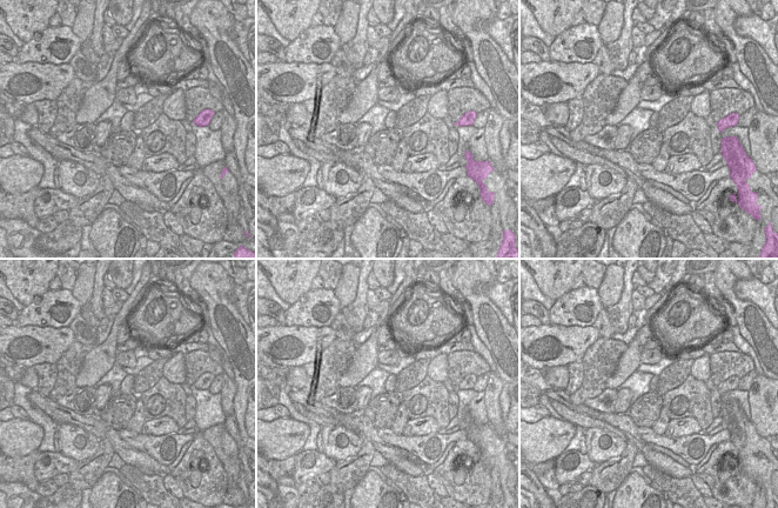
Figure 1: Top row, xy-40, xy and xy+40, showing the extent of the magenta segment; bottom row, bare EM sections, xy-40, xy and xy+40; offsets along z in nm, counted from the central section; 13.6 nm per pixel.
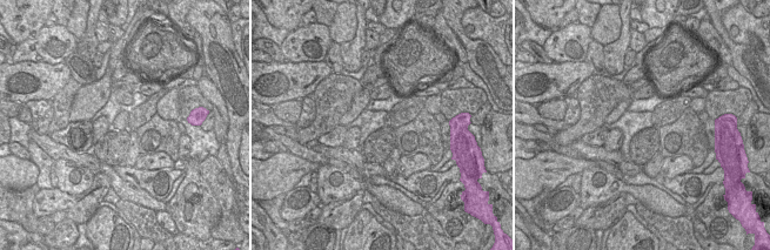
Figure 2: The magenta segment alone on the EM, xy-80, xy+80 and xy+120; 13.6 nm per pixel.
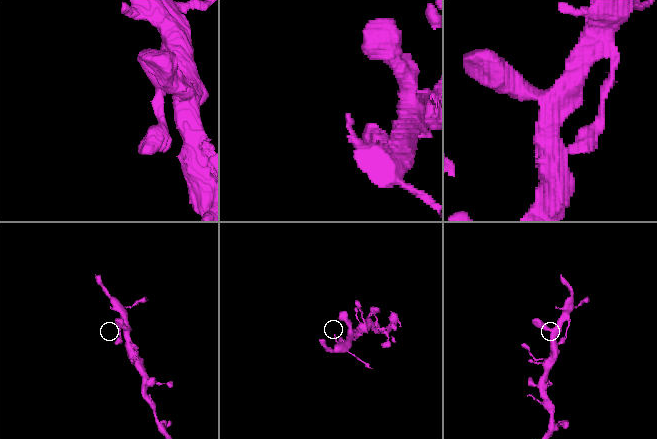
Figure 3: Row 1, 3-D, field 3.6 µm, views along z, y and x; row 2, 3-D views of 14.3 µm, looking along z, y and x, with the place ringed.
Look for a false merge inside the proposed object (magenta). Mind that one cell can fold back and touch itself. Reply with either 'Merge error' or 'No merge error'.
No merge error.

